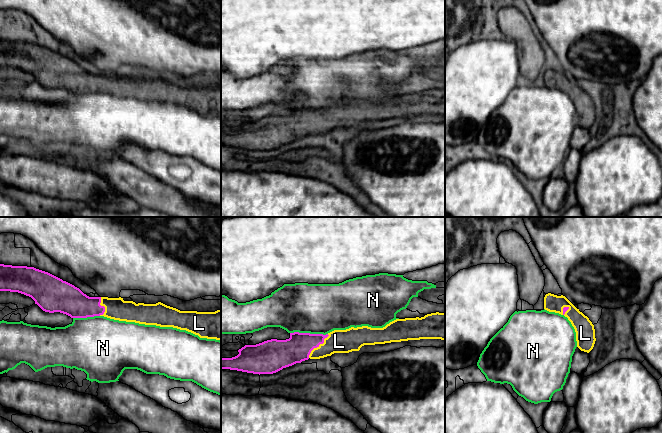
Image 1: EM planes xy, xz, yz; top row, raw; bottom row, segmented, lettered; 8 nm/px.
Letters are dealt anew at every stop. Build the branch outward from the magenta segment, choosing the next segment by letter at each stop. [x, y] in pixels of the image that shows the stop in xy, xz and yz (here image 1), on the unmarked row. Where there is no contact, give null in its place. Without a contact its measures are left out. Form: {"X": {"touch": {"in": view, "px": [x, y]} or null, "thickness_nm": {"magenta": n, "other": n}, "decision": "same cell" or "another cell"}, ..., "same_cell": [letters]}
{"L": {"touch": {"in": "xz", "px": [318, 121]}, "thickness_nm": {"magenta": 220, "other": 190}, "decision": "same cell"}, "N": {"touch": {"in": "xz", "px": [309, 109]}, "thickness_nm": {"magenta": 220, "other": 400}, "decision": "another cell"}, "same_cell": ["L"]}

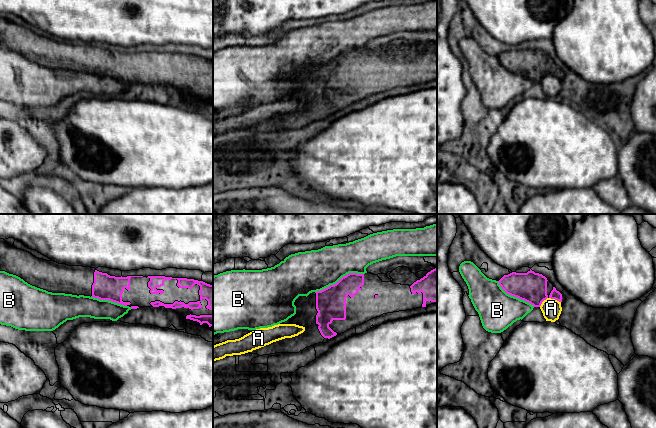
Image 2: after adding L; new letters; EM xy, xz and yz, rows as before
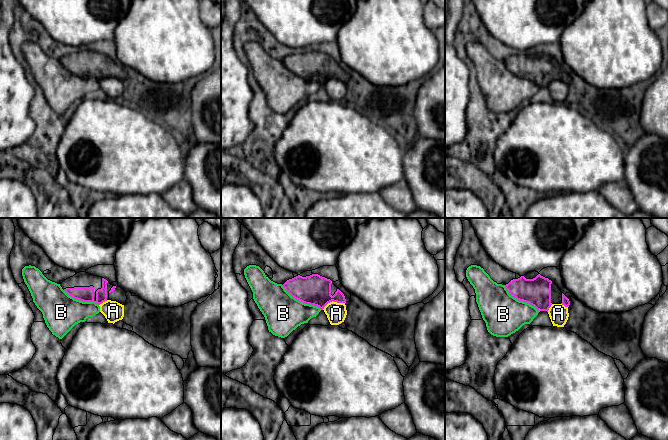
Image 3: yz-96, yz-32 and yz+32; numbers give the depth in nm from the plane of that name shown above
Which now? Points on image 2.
{"A": {"touch": {"in": "yz", "px": [555, 75]}, "thickness_nm": {"magenta": 70, "other": 160}, "decision": "another cell"}, "B": {"touch": {"in": "xz", "px": [340, 55]}, "thickness_nm": {"magenta": 240, "other": 340}, "decision": "another cell"}, "same_cell": []}

